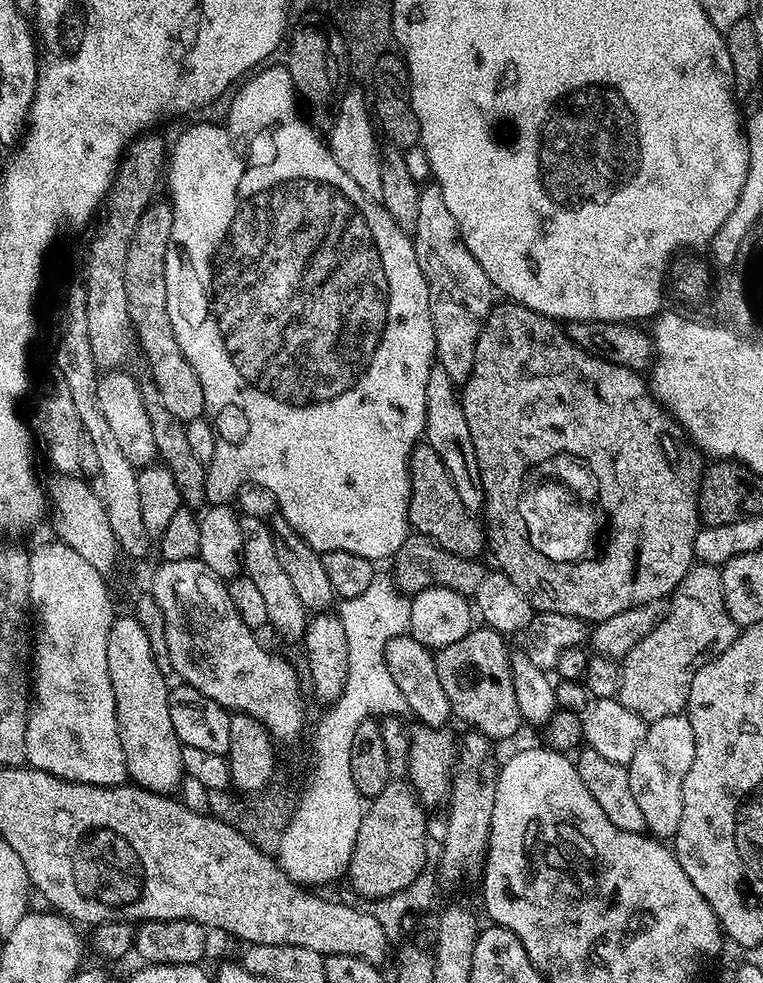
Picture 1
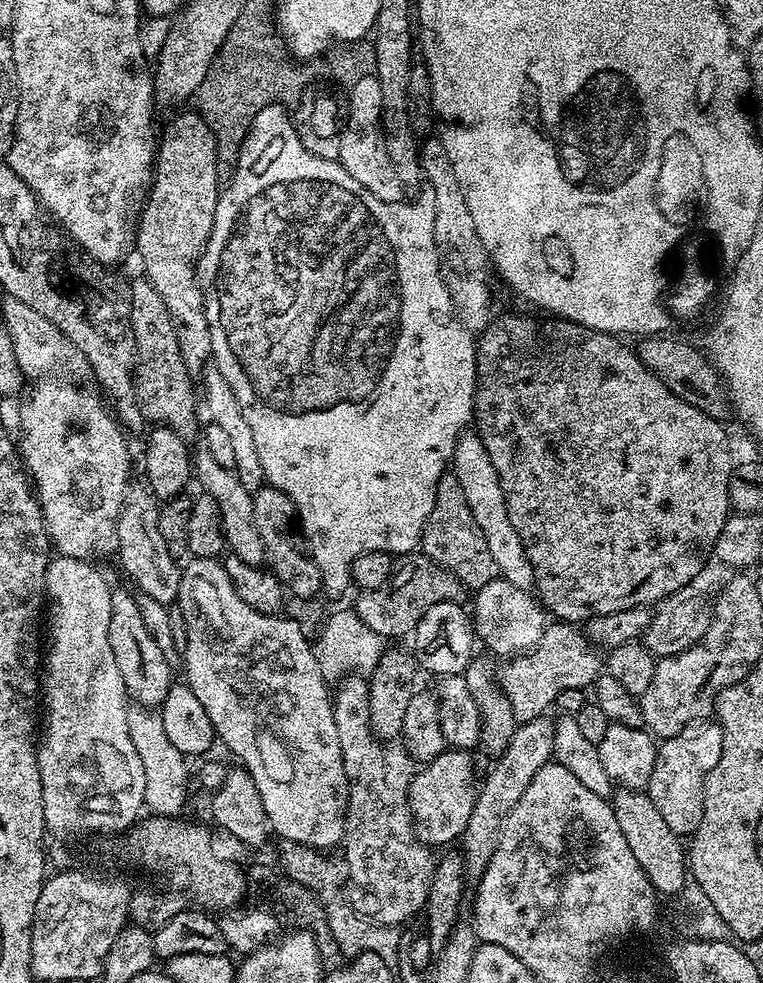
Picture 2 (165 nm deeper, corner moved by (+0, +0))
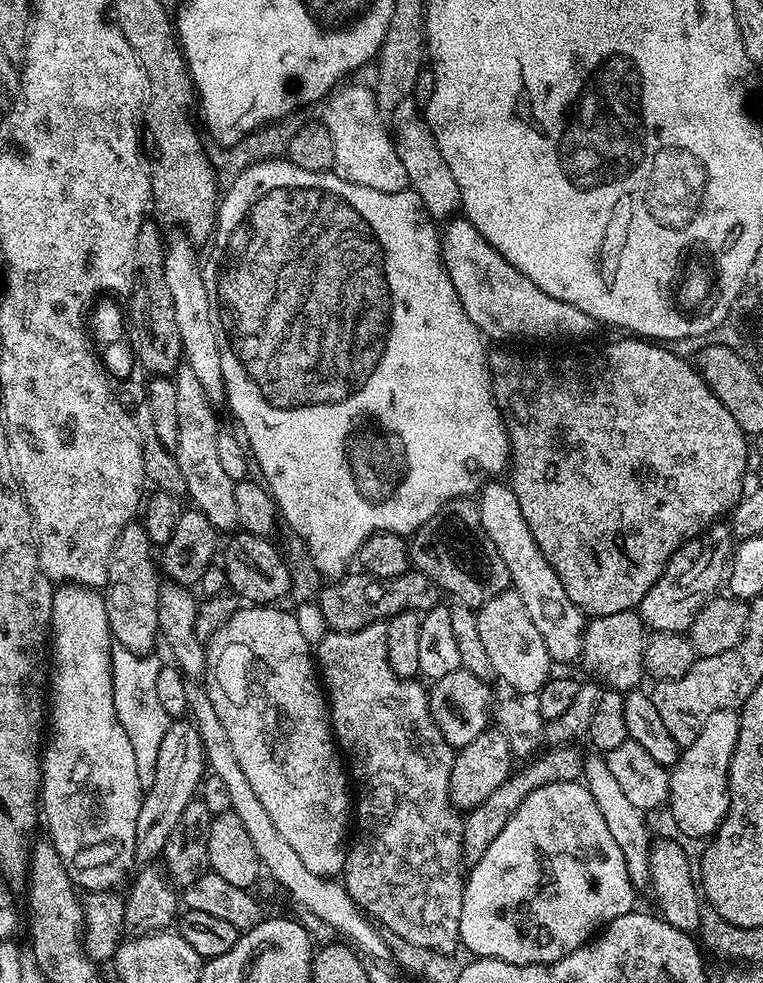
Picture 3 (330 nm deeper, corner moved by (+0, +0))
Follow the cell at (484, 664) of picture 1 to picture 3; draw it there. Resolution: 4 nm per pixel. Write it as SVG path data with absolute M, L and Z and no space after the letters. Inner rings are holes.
M635 611L598 616L587 621L579 663L584 664L585 670L593 672L597 676L593 677L609 689L631 692L632 689L641 687L640 679L645 679L646 676L643 664L645 641L646 625Z

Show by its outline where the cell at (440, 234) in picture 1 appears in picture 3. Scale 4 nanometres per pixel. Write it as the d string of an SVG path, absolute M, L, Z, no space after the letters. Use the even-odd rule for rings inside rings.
M401 104L396 112L397 135L400 136L398 158L402 166L406 166L408 188L418 194L424 204L424 210L436 222L444 222L457 215L461 207L458 182L454 182L454 174L450 174L450 166L446 166L446 158L442 150L438 150L438 142L431 133L430 126L420 116L412 104ZM440 220L440 221L438 221Z

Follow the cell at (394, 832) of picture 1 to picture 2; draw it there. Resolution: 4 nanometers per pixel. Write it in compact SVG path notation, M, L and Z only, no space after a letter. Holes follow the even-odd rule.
M449 747L444 753L441 754L438 758L434 758L431 762L428 764L423 765L417 771L416 775L413 776L412 781L410 782L410 786L408 787L408 811L412 813L412 819L415 821L415 823L418 825L418 835L421 840L424 841L425 844L429 846L437 846L436 844L448 844L444 846L452 846L455 844L452 844L461 839L463 837L464 831L466 830L466 822L470 822L470 813L474 810L474 802L476 801L476 793L478 791L477 785L472 785L472 782L474 780L474 772L472 770L472 755L473 753L468 750L461 750L454 747Z

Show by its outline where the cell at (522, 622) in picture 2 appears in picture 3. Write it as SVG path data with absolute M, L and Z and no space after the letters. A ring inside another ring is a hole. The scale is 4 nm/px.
M509 590L507 592L503 592L502 594L498 594L498 598L490 598L490 602L486 602L481 606L481 608L478 609L476 612L476 618L477 618L477 624L478 624L478 631L479 631L479 637L482 638L482 643L484 646L486 646L487 651L487 657L490 658L491 665L496 671L496 676L499 677L501 680L504 679L506 683L509 684L510 687L513 688L513 693L516 694L524 694L520 692L531 692L531 694L536 694L539 692L540 688L543 687L545 683L547 683L550 673L552 671L551 668L554 667L554 661L548 652L548 647L546 646L546 642L542 638L542 634L538 634L538 626L534 626L534 618L530 618L530 614L526 614L526 602L522 602L522 598L518 593L515 592L515 590Z

